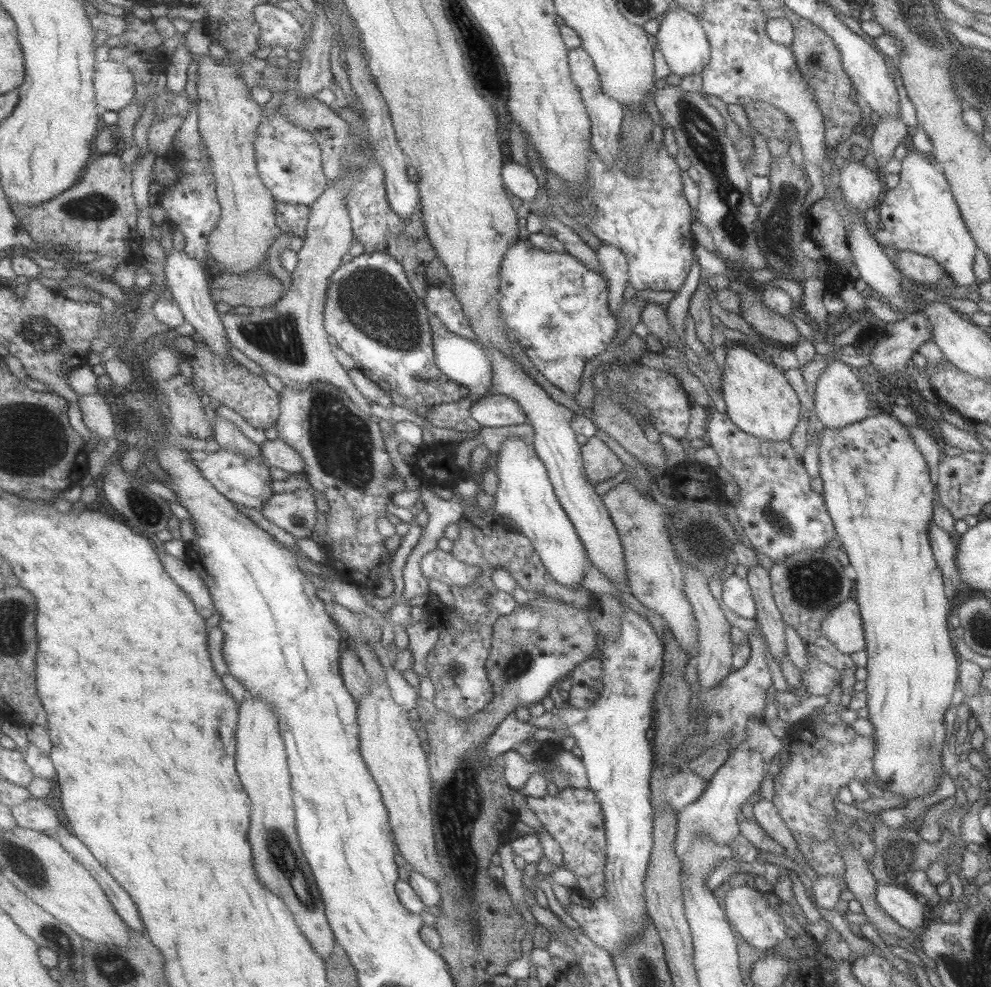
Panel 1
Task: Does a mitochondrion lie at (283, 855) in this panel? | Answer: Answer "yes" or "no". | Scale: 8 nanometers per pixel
yes

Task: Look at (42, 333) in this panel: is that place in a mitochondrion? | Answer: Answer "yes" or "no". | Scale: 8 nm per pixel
yes

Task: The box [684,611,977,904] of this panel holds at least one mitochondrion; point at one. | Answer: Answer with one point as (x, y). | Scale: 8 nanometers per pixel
(902, 858)

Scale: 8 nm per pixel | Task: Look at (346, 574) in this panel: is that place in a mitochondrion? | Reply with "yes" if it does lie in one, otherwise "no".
no

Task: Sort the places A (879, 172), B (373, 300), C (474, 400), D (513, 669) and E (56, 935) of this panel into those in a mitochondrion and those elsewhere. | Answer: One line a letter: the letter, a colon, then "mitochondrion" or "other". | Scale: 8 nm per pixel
A: other
B: mitochondrion
C: other
D: mitochondrion
E: mitochondrion

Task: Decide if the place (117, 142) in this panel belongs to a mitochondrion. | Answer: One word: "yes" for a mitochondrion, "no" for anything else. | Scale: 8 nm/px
no

